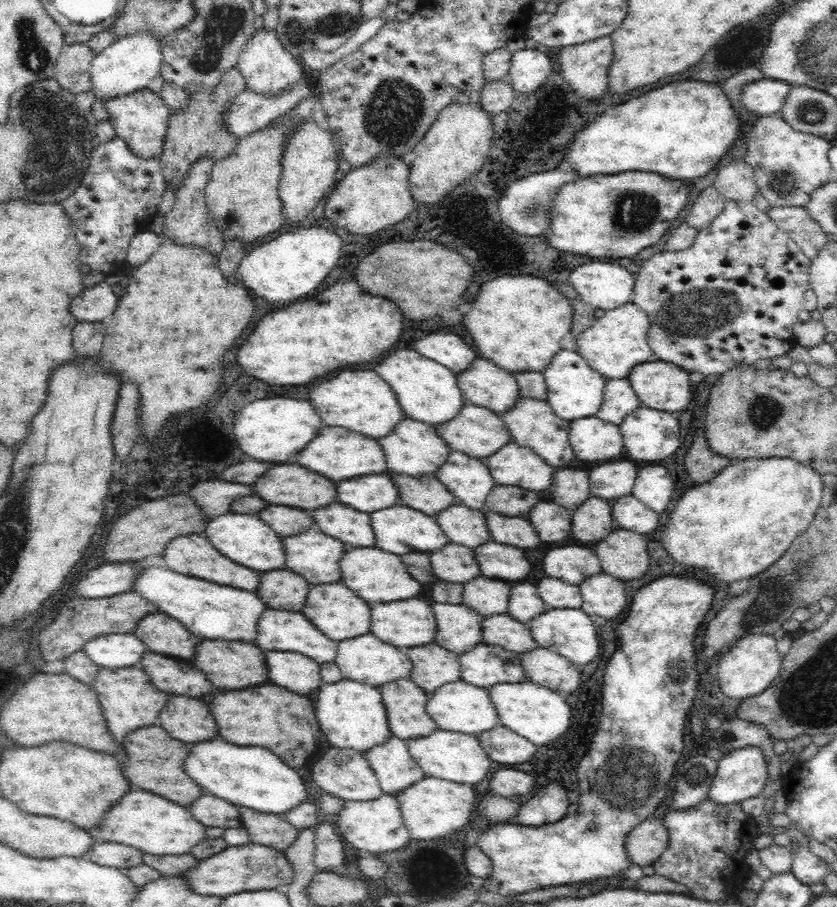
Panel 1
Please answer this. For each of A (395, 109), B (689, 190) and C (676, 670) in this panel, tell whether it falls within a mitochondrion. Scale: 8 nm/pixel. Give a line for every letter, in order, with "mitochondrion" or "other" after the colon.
A: mitochondrion
B: other
C: mitochondrion

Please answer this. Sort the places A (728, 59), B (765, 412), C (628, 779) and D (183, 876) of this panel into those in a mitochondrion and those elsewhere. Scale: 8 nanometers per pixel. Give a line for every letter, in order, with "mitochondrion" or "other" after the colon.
A: other
B: mitochondrion
C: mitochondrion
D: other

